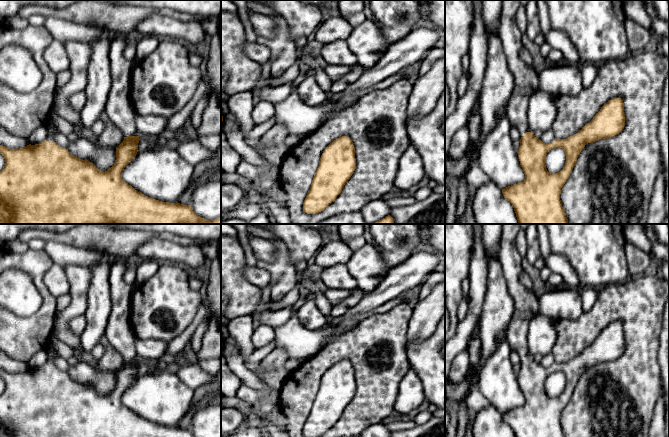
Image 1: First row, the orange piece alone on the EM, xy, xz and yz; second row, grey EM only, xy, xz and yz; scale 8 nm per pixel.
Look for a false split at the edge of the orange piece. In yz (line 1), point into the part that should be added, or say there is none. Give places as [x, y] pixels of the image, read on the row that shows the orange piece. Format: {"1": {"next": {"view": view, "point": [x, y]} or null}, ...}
{"1": {"next": {"view": "yz", "point": [526, 81]}}}

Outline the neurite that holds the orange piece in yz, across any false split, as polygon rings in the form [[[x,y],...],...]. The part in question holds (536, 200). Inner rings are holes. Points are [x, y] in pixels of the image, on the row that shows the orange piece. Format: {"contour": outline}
{"contour": [[[503,0],[499,35],[508,68],[514,78],[514,89],[507,105],[507,116],[512,127],[516,128],[521,136],[517,153],[525,179],[523,182],[502,189],[502,194],[512,204],[519,224],[568,224],[560,200],[561,188],[572,173],[577,158],[586,144],[596,142],[599,139],[611,138],[624,129],[624,103],[621,98],[609,100],[578,133],[566,139],[556,139],[553,144],[545,144],[536,138],[528,126],[527,110],[532,94],[540,89],[540,81],[538,71],[532,65],[527,65],[520,57],[520,49],[523,47],[522,33],[516,23],[516,13],[520,6],[520,0]],[[556,147],[565,151],[566,161],[560,172],[551,174],[546,169],[545,159],[547,153]]]}

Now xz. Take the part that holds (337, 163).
{"contour": [[[348,136],[330,143],[323,151],[303,211],[316,214],[335,201],[356,168],[355,147]]]}

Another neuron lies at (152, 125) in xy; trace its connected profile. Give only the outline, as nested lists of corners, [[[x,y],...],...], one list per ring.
[[[136,114],[135,123],[137,133],[141,135],[159,136],[166,131],[168,124],[167,117],[155,115],[139,115]]]

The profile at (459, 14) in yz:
[[[445,0],[445,81],[450,93],[445,118],[457,106],[462,58],[469,52],[474,17],[473,0]]]

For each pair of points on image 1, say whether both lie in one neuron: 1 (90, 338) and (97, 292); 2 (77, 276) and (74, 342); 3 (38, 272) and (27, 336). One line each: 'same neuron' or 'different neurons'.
1: same neuron
2: same neuron
3: same neuron

